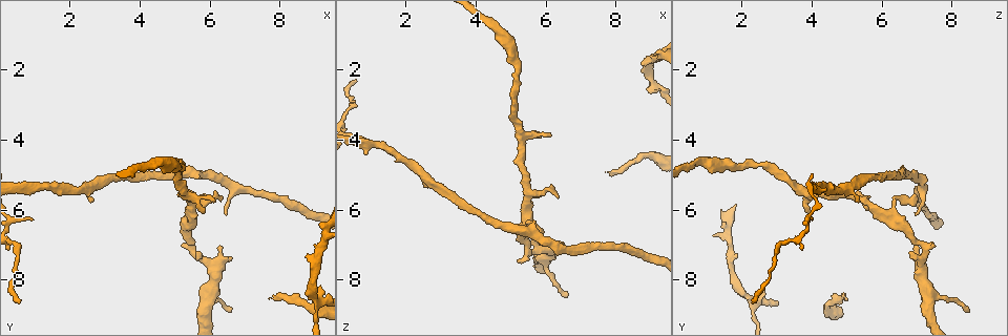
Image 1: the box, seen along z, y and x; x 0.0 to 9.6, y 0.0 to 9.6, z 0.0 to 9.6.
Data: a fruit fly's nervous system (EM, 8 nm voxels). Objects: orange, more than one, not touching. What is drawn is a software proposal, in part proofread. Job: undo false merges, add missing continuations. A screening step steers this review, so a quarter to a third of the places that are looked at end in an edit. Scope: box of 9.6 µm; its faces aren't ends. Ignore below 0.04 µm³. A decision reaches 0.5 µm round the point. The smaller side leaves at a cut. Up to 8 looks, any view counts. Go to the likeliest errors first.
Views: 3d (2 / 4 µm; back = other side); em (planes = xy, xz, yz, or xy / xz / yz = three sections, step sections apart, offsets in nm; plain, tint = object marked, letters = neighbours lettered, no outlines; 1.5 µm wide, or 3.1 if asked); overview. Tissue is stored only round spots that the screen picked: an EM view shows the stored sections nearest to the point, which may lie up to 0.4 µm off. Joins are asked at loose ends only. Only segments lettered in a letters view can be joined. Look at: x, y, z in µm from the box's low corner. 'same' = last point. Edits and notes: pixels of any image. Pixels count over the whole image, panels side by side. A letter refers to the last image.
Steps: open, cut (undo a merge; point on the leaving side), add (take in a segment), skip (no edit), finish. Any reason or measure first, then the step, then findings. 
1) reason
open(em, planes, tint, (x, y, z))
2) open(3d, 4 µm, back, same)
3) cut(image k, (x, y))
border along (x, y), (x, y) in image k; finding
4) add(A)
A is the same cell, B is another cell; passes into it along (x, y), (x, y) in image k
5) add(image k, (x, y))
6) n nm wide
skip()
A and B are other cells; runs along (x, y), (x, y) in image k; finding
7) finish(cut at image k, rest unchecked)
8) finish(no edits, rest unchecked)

an open end
open(em, planes, letters, (9.15, 8.20, 2.60))

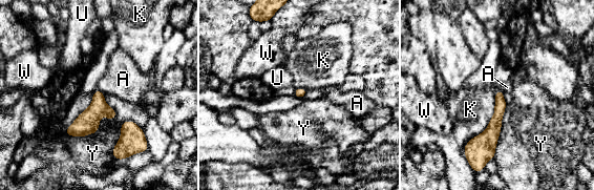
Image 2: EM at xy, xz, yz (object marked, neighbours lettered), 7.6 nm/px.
skip()
A, K, U, W and Y are other cells; border along (97, 88), (104, 94) in image 2; no lettered segment goes on from it

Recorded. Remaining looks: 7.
an open end
open(em, yz, step 8, letters, (2.60, 5.80, 5.35))

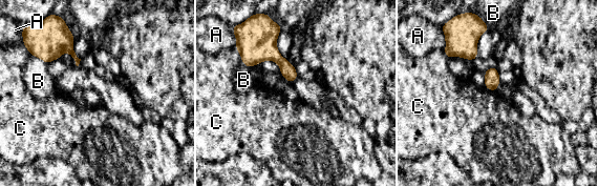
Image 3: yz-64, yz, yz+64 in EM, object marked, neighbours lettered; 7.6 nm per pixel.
open(em, planes, letters, same)

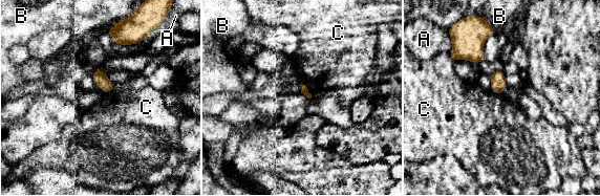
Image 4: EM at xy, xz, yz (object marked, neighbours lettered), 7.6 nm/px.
skip()
A, B and C are other cells; border along (302, 83), (312, 96) in image 4; none of them fits

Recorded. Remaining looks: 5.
an open end
open(em, xz, step 8, letters, (6.30, 7.05, 7.00))

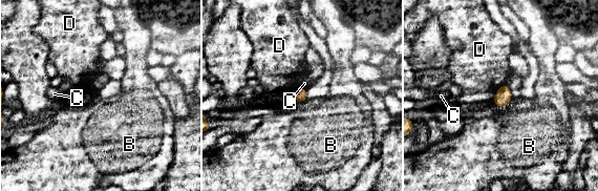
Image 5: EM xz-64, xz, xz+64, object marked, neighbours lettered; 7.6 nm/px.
open(em, planes, letters, same)

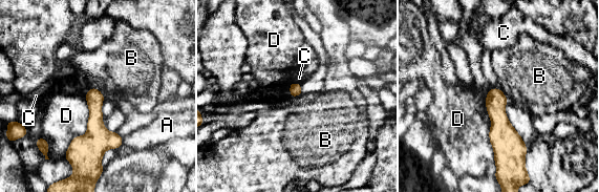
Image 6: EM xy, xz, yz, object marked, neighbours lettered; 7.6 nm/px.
skip()
A, B, C and D are other cells; border along (291, 82), (300, 83) in image 6; none of them fits

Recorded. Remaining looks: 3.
finish(no edits, rest unchecked)

